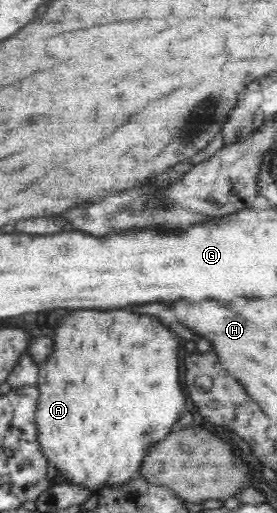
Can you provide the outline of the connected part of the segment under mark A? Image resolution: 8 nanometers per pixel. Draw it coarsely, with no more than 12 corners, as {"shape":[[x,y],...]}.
{"shape":[[71,311],[37,440],[69,484],[132,481],[185,411],[155,317]]}

